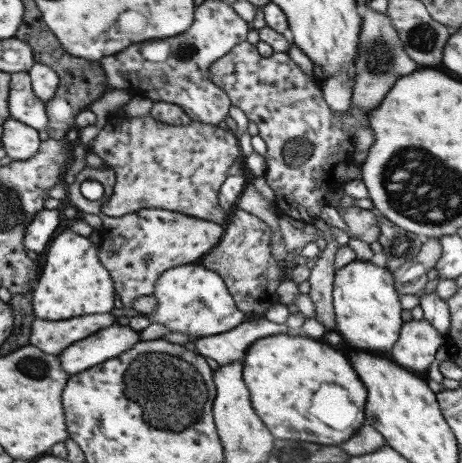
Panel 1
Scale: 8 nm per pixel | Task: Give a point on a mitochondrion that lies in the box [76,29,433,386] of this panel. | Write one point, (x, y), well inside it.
(380, 56)

